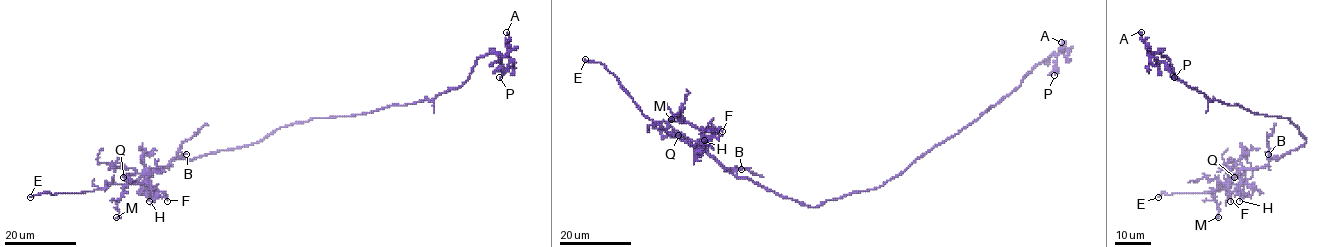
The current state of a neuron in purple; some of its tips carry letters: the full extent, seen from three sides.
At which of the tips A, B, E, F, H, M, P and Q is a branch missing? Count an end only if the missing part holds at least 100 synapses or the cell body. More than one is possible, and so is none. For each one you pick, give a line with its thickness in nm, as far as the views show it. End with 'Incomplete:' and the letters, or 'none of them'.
E: 280 nm thick
Incomplete: E

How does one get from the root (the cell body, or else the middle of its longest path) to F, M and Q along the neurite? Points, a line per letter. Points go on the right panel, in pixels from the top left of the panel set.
F: (1297, 127), (1306, 142), (1263, 167), (1243, 168), (1241, 184), (1229, 194), (1230, 201)
M: (1297, 127), (1306, 140), (1303, 145), (1272, 158), (1263, 167), (1243, 168), (1220, 184), (1214, 192), (1218, 217)
Q: (1297, 127), (1306, 140), (1303, 145), (1234, 177)

